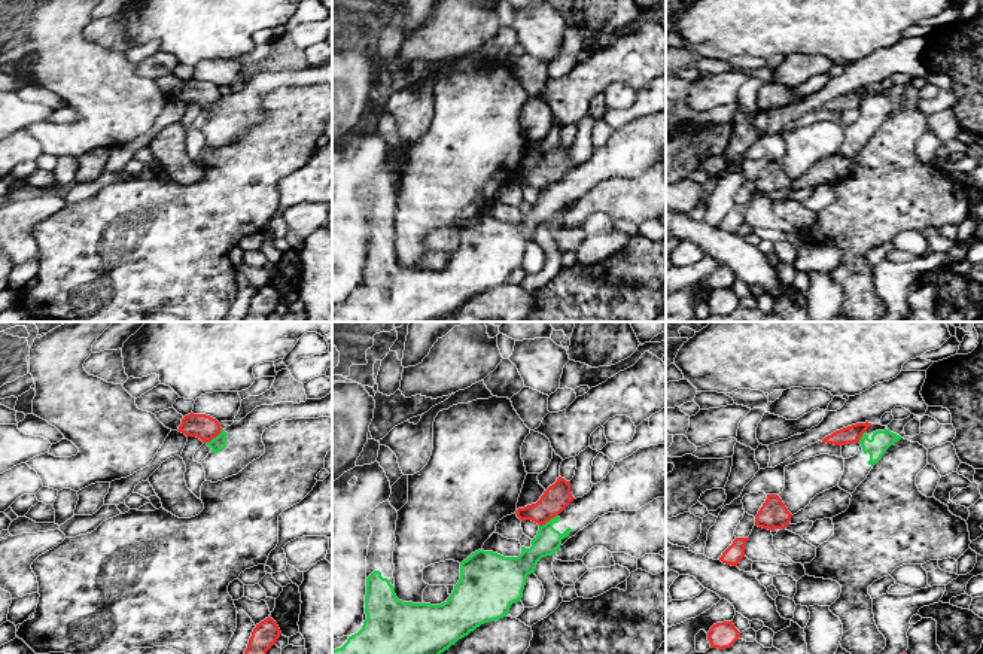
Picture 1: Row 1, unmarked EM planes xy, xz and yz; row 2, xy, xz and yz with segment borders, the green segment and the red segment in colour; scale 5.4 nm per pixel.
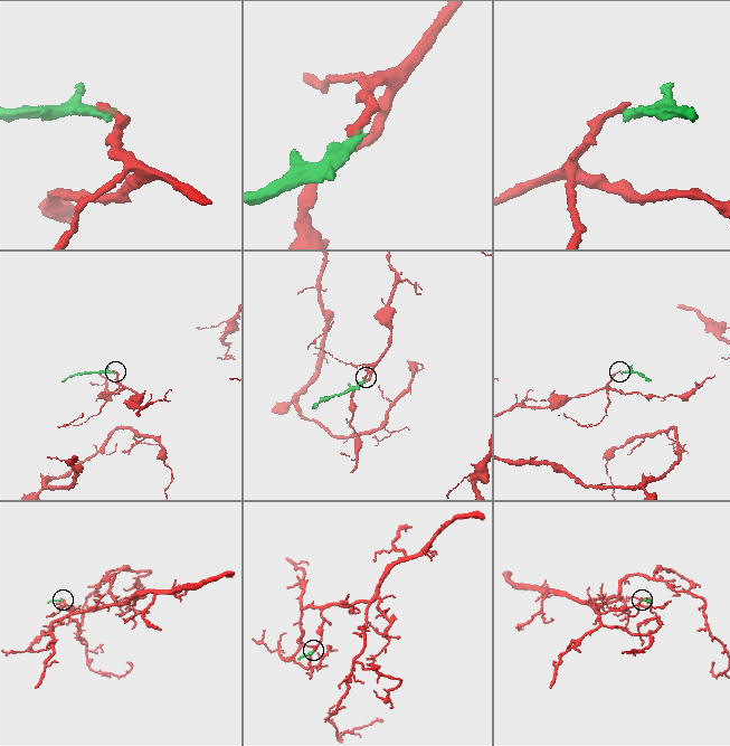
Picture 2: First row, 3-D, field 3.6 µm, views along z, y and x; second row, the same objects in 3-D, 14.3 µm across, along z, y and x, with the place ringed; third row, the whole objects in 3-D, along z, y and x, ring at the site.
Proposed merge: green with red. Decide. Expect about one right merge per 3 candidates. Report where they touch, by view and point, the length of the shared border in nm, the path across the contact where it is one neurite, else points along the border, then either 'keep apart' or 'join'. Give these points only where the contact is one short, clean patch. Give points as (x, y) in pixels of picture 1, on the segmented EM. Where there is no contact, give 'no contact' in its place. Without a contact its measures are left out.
xy (213, 438) | 130 nm | along xy (222, 429), (204, 443) | keep apart

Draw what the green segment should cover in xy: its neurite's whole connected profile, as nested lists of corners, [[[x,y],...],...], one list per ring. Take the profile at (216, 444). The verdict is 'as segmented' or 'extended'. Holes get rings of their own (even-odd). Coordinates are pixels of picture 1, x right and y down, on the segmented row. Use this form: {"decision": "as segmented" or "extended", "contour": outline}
{"decision": "extended", "contour": [[[332,390],[322,399],[307,399],[305,402],[280,402],[274,405],[256,407],[240,422],[234,422],[226,429],[206,442],[211,451],[201,462],[206,480],[222,481],[237,475],[249,463],[265,453],[262,434],[281,420],[292,419],[332,419]]]}

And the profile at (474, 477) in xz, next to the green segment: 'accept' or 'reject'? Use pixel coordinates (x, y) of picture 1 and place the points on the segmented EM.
reject

